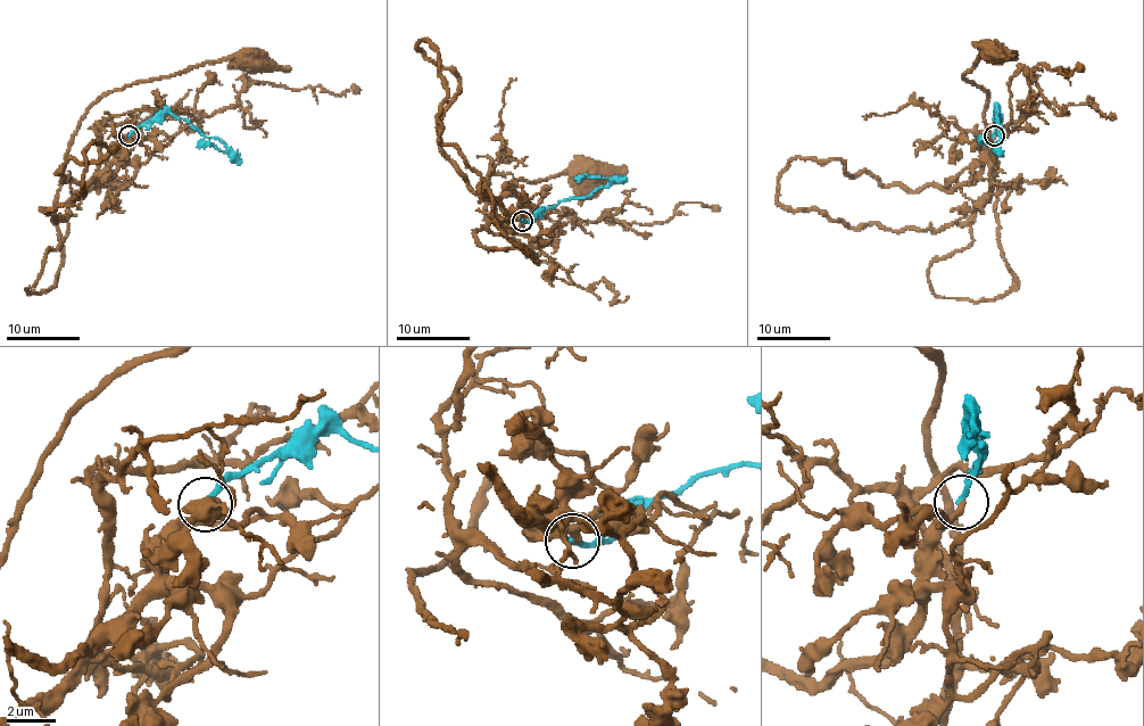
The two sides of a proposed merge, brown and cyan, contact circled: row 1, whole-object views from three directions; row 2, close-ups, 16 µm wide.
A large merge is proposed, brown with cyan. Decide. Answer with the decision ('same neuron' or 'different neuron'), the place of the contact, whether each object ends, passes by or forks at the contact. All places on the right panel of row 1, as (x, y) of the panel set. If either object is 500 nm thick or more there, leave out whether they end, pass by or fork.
different neuron | (994, 135) | brown passes by | cyan ends

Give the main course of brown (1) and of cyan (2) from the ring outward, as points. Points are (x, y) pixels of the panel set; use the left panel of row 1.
1: (130, 134), (108, 176), (69, 201), (31, 294), (57, 278), (55, 196), (86, 110), (134, 83), (249, 62)
2: (130, 134), (170, 113), (207, 137), (216, 137), (229, 151), (206, 145), (196, 147)

